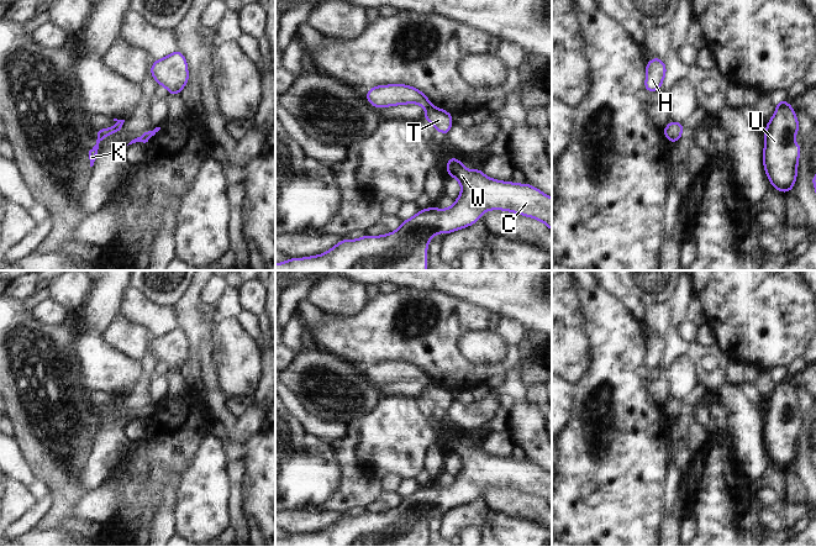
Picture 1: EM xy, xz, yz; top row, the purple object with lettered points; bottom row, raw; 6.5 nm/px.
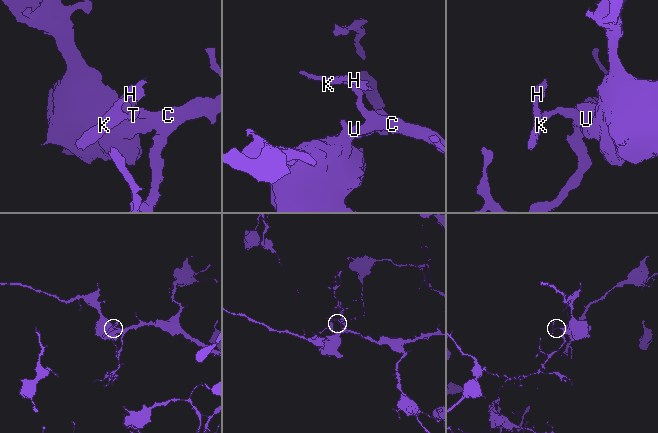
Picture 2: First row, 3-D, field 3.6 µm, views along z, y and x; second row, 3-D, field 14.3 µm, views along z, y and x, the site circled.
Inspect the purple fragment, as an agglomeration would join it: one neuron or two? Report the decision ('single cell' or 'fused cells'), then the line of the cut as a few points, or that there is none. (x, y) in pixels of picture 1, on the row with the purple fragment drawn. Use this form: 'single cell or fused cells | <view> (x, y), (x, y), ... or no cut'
fused cells | xz (431, 105), (426, 108)

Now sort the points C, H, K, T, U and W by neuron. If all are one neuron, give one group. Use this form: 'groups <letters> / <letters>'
groups C T U W / H K

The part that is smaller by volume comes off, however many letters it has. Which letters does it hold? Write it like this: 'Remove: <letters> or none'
Remove: H, K

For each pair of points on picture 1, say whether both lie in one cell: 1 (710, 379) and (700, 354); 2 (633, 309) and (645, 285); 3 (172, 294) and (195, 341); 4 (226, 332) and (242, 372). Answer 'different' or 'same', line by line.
1: same
2: different
3: different
4: same

